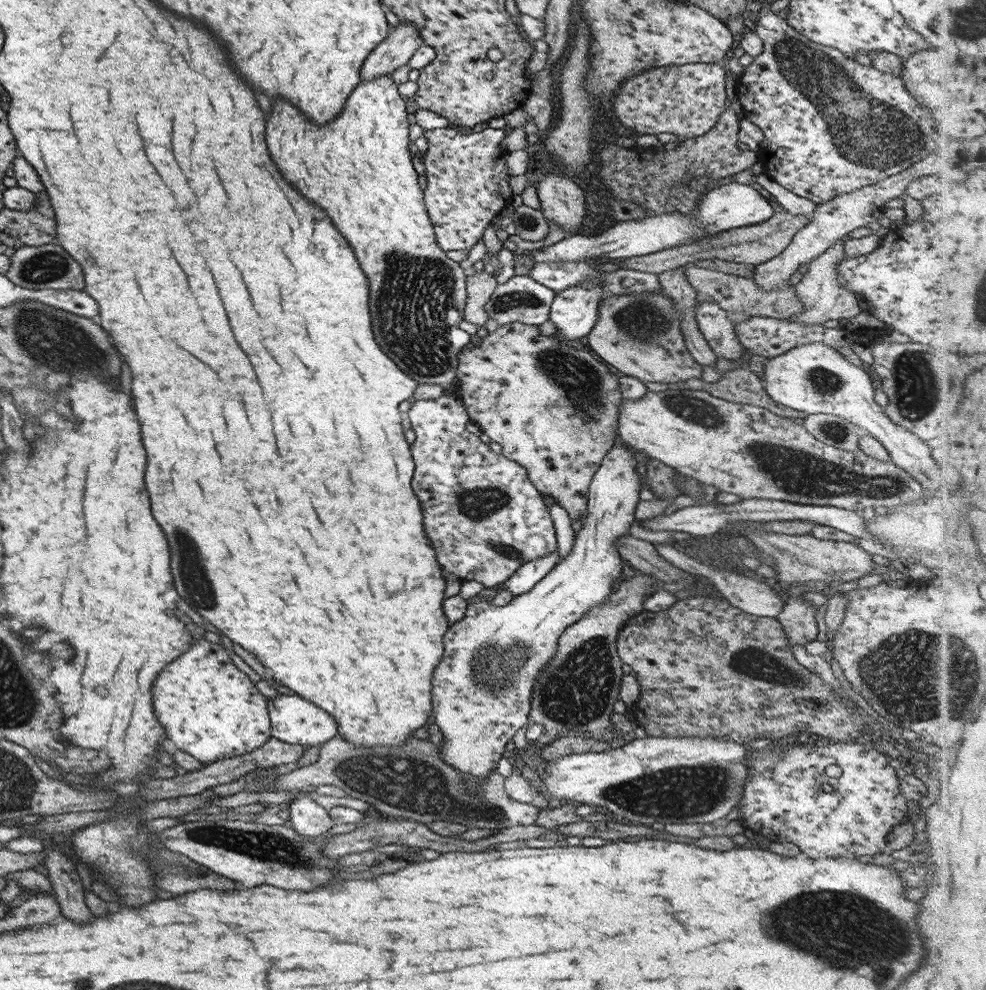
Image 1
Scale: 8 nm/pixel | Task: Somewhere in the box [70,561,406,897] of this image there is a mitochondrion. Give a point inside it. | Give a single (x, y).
(275, 850)

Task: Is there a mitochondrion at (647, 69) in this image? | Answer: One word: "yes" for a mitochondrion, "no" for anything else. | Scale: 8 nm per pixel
no

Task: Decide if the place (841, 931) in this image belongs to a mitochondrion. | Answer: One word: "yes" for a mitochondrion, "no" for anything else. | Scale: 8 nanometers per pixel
yes

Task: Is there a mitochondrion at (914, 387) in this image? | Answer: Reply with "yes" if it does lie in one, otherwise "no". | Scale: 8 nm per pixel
yes

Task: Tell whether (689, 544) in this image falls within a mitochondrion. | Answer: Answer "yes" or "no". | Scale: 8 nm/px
no

